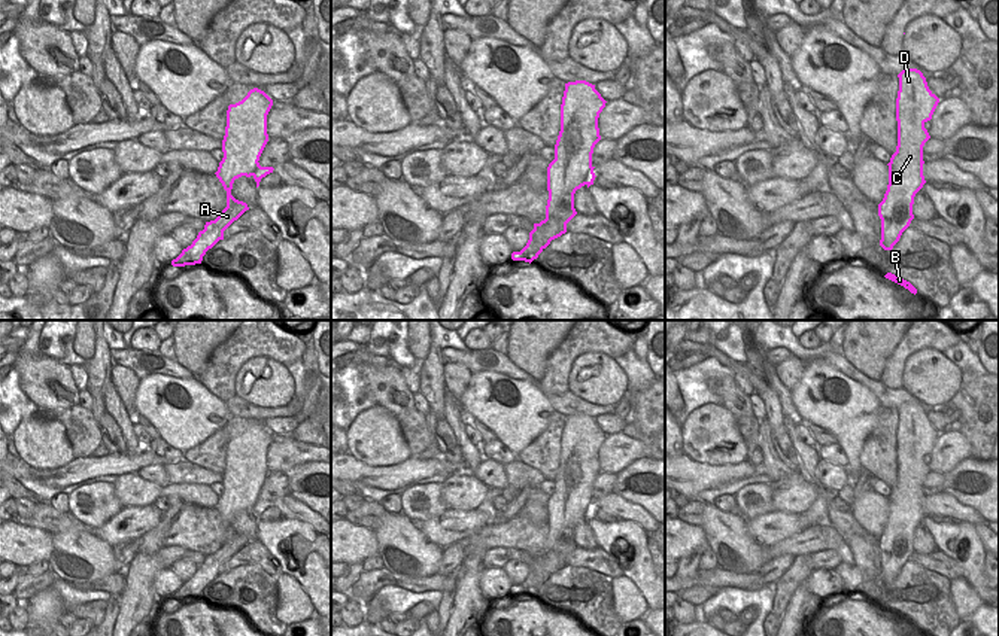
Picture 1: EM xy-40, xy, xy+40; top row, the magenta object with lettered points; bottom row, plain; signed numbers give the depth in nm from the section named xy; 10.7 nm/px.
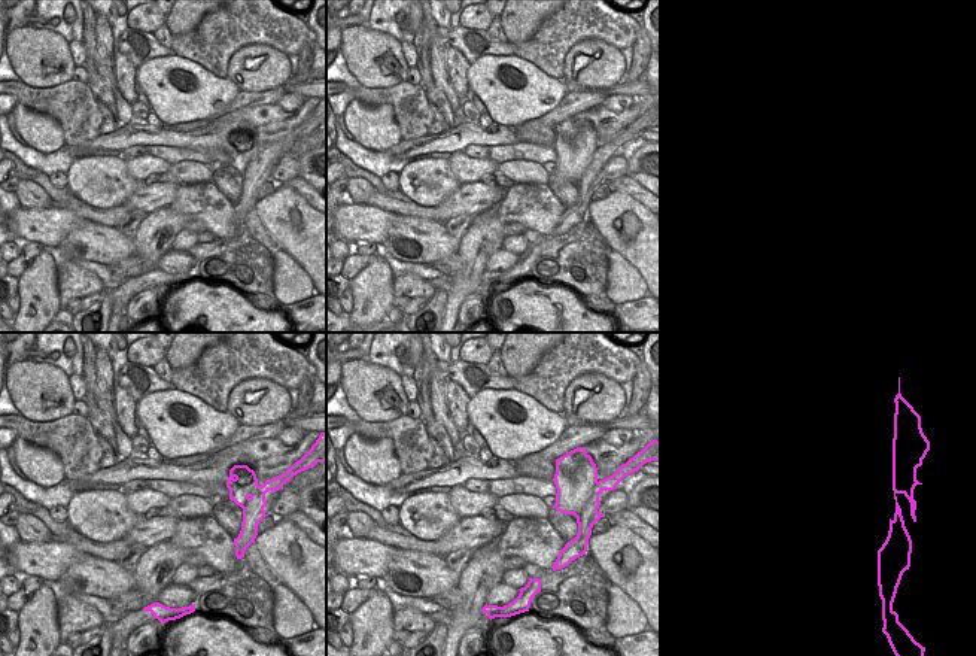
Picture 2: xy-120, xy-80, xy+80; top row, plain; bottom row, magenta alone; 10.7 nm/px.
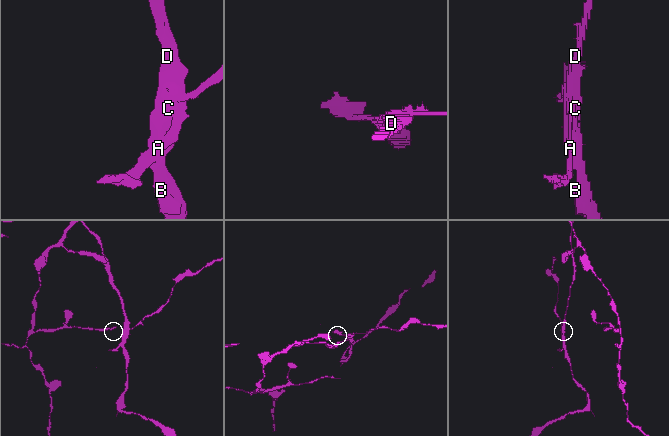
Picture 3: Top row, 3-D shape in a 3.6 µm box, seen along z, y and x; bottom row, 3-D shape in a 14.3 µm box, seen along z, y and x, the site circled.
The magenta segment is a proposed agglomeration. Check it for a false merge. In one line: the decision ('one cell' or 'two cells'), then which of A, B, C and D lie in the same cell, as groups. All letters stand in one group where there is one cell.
two cells; groups A / B C D

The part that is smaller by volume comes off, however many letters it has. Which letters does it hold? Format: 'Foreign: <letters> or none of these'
Foreign: A

